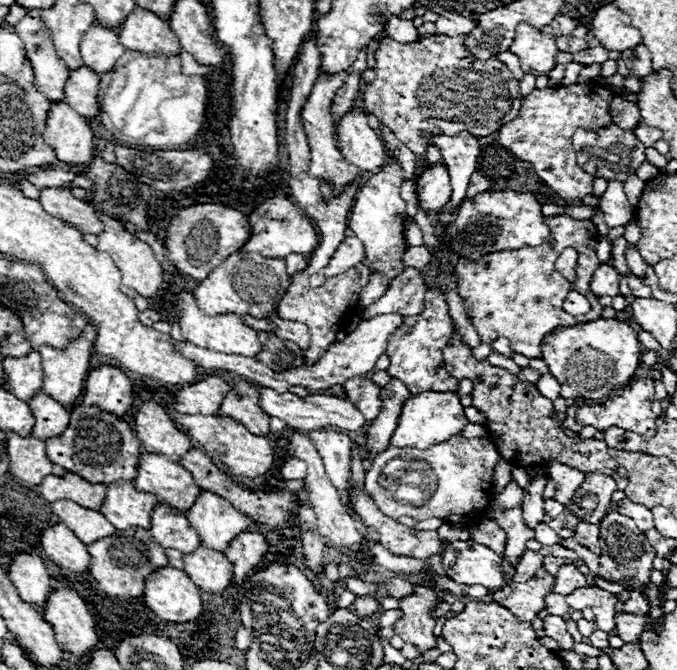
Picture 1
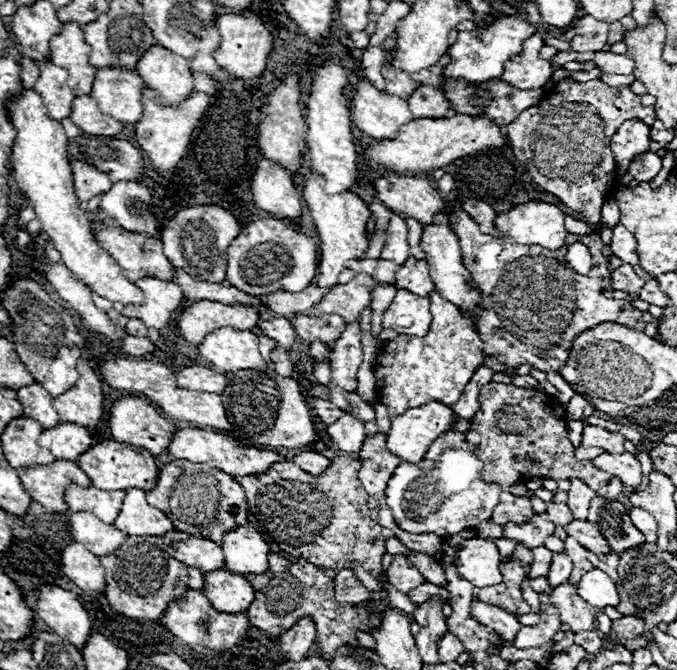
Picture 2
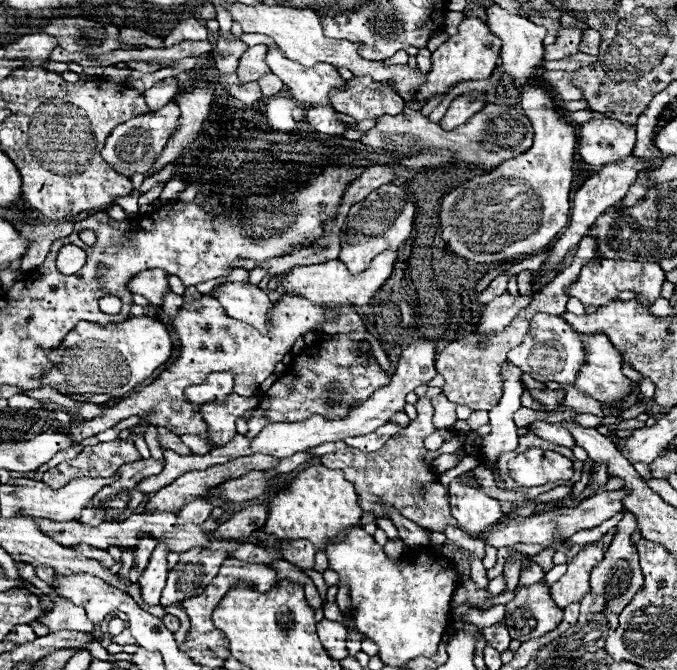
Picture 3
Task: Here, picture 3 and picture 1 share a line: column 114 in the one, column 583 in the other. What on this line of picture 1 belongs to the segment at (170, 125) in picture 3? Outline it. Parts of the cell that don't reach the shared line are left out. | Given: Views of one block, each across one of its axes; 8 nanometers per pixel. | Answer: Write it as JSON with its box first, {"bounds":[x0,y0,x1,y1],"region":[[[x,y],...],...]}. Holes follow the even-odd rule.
{"bounds":[572,124,646,182],"region":[[[614,124],[602,130],[576,130],[572,134],[572,146],[576,152],[578,166],[582,166],[582,170],[592,174],[594,178],[626,182],[626,178],[646,160],[644,156],[646,146],[642,146],[630,130],[622,130]]]}

